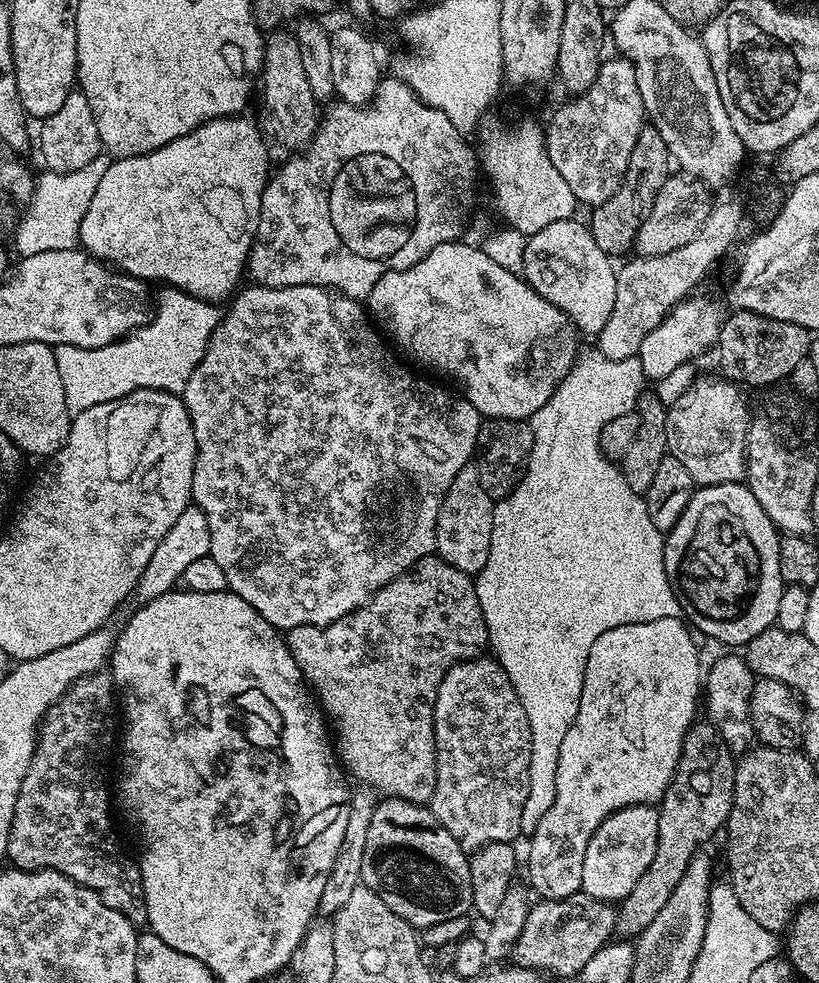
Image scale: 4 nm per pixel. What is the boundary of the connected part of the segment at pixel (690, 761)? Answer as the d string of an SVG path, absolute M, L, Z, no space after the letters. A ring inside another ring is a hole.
M711 722L693 723L684 736L684 745L674 778L658 805L658 850L634 890L619 901L616 914L615 935L620 938L639 938L658 918L662 906L686 874L686 866L692 857L716 831L728 822L734 798L734 774L737 757L722 742L718 730ZM632 936L632 937L628 937Z

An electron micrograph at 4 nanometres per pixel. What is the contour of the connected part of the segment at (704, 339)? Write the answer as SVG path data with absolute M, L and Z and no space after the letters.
M693 294L680 301L670 311L668 317L646 338L642 338L642 346L639 350L639 358L642 362L642 370L649 381L664 380L667 376L672 376L676 368L691 362L695 356L703 354L707 348L716 348L716 340L720 337L720 326L724 322L725 313L720 312L720 308L712 300L707 300L701 294Z

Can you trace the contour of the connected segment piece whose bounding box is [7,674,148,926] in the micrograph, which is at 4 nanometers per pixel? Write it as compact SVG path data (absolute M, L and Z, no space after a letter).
M100 674L95 678L85 678L72 685L67 694L60 701L53 704L52 709L46 713L40 721L38 735L36 737L36 749L32 755L30 766L26 770L26 778L22 778L22 790L18 794L18 802L14 806L14 818L10 826L8 835L8 855L7 859L23 872L37 872L43 868L52 868L55 872L61 872L66 878L70 878L74 883L82 885L84 888L94 890L98 898L110 910L118 910L131 924L137 926L147 925L148 915L146 914L146 898L142 890L142 874L139 863L135 859L127 860L124 857L124 848L120 845L120 840L116 837L116 832L112 829L112 812L108 809L110 804L110 776L108 780L108 759L113 759L114 745L118 740L118 700L114 695L114 685L107 675Z

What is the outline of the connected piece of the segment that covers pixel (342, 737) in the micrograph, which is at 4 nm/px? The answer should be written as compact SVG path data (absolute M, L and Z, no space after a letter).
M439 554L422 558L407 572L394 578L386 586L382 586L369 598L362 608L355 608L350 614L338 618L333 624L323 626L294 626L287 629L286 639L290 654L294 654L294 662L302 670L305 680L308 681L325 717L330 721L331 731L334 733L334 747L337 757L346 769L347 775L353 781L367 786L373 792L384 798L409 800L415 804L427 805L434 794L436 785L436 723L434 722L434 706L438 686L444 675L459 664L461 660L473 660L489 647L488 627L486 618L482 614L482 606L478 602L476 581L467 576L462 570L454 570L450 562L446 562Z

